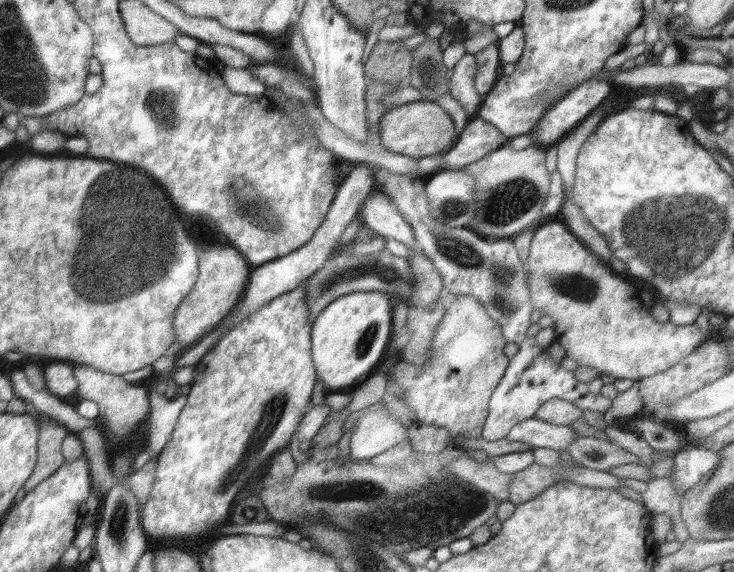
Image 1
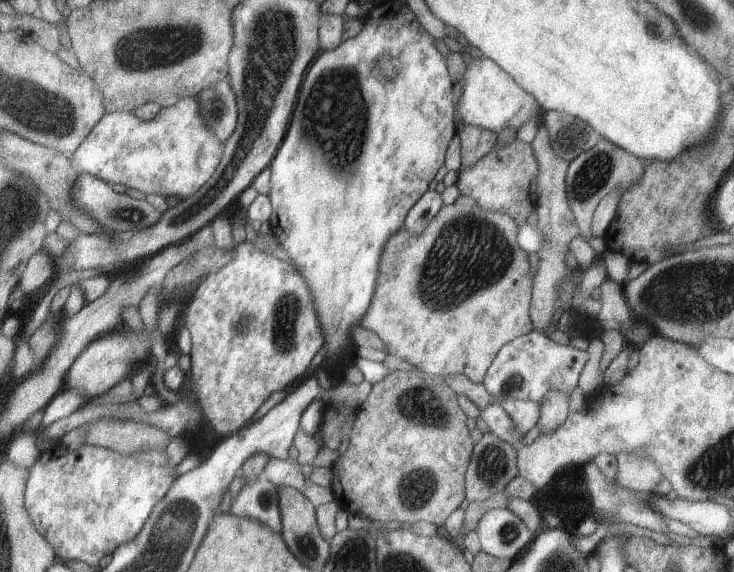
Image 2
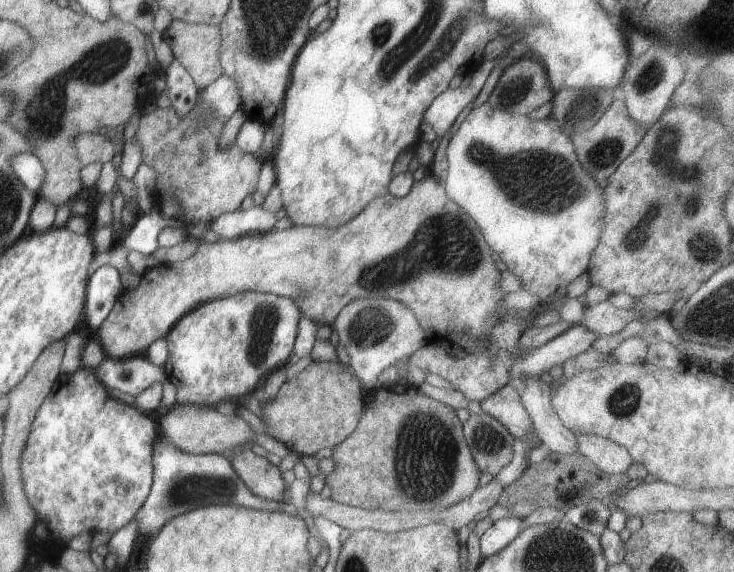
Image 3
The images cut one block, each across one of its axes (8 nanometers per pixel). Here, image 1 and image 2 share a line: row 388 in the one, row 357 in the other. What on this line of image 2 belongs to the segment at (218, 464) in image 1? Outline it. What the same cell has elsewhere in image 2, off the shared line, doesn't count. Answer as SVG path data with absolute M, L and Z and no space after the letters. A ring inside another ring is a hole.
M248 240L237 245L235 258L232 259L232 262L229 262L223 269L212 273L202 281L197 286L194 295L194 300L190 301L184 312L184 324L191 334L191 352L189 353L191 358L191 390L195 393L208 424L215 428L217 434L227 437L229 434L238 432L238 429L254 416L260 405L273 392L288 390L290 384L294 384L302 376L308 375L307 370L314 355L325 346L324 331L316 312L313 294L305 278L290 263L266 255Z

